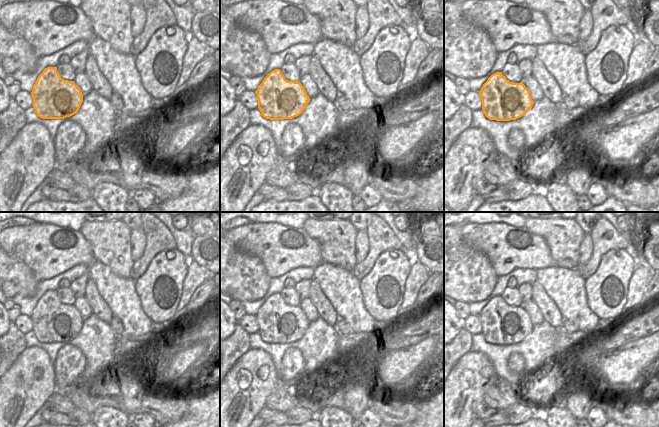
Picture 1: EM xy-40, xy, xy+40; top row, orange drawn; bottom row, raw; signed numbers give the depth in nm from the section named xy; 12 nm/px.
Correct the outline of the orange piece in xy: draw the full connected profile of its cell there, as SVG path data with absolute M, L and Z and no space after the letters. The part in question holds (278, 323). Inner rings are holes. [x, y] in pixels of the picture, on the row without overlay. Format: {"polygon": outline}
{"polygon": "M280 293L271 295L255 315L261 339L270 344L299 340L310 325L299 305L288 305Z"}

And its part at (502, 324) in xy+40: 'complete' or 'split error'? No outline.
complete

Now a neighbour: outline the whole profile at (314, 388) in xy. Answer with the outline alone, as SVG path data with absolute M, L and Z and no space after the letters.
M330 375L306 376L299 393L310 401L321 402L324 396L338 388L338 378Z

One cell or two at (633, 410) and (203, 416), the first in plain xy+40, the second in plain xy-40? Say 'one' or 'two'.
two

